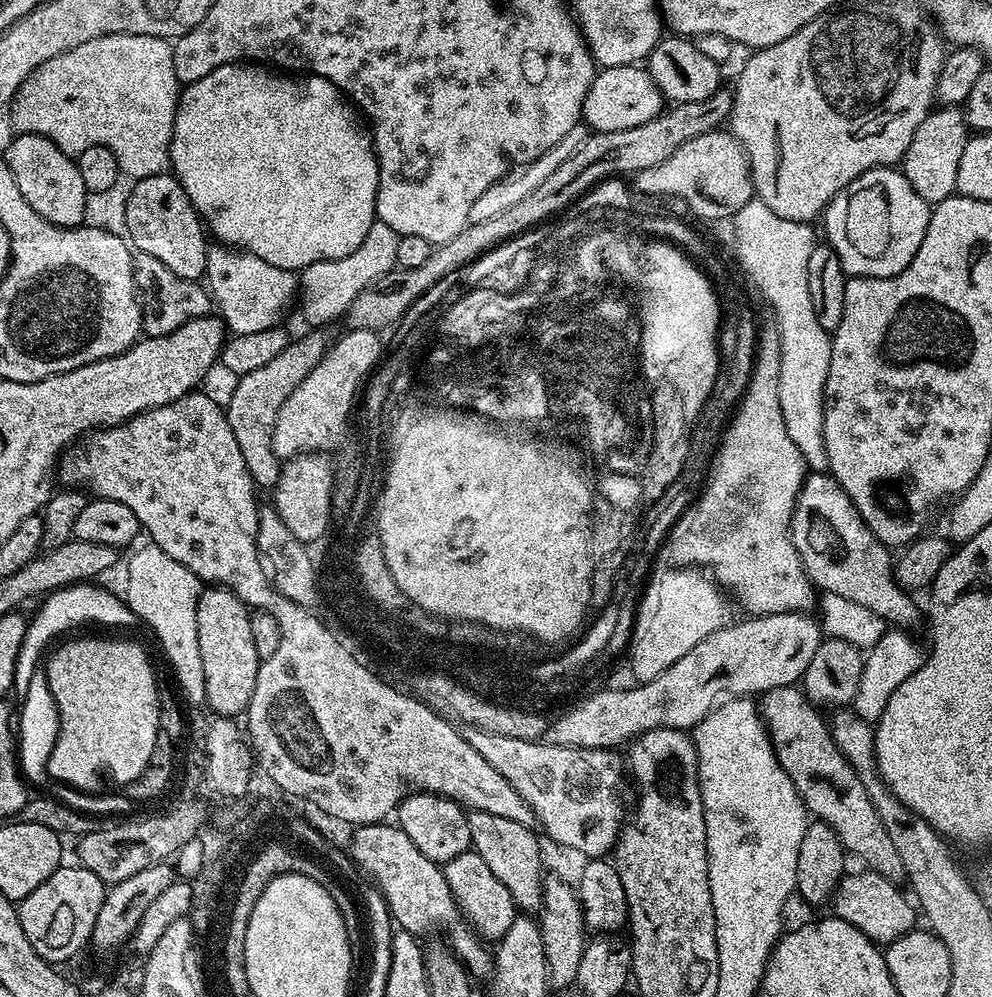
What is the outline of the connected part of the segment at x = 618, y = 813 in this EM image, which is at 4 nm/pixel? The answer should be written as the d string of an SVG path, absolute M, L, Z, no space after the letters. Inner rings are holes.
M463 726L460 728L462 738L466 738L466 742L470 742L470 746L474 746L474 750L478 750L478 754L482 754L482 758L486 758L486 762L490 762L490 766L494 766L494 770L498 770L498 774L502 774L502 778L506 778L506 782L510 782L510 786L514 786L514 790L518 790L518 794L522 794L522 798L530 806L533 817L544 827L543 835L547 837L553 844L560 846L570 846L577 850L582 850L590 858L604 858L615 849L616 841L620 839L620 829L626 820L626 812L619 808L618 805L612 804L612 800L620 800L624 796L624 776L626 780L626 772L622 767L622 760L616 757L615 751L607 748L567 748L566 746L558 746L557 744L549 744L547 742L537 742L534 740L523 740L522 738L506 738L502 734L486 734L486 730L474 730L474 726Z

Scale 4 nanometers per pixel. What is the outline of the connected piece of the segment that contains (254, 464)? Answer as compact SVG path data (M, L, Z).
M308 330L305 336L293 339L271 362L266 366L258 366L258 370L250 370L250 374L239 377L235 381L232 393L226 400L226 411L230 430L234 430L234 439L242 450L242 458L246 458L246 470L250 470L252 483L260 490L271 490L275 488L280 477L280 461L274 454L272 435L278 426L282 402L290 398L294 386L322 362L322 358L328 353L330 339L324 330Z

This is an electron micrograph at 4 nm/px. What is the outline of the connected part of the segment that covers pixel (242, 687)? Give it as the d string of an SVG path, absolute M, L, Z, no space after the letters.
M208 586L198 598L196 610L198 620L198 651L202 653L202 670L206 674L206 694L204 699L207 707L217 714L236 718L248 707L254 694L254 686L260 669L260 655L254 650L254 638L250 635L250 609L228 588Z

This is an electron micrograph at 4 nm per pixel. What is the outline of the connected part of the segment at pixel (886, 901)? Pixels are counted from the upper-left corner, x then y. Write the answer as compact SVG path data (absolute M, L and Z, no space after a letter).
M871 870L859 871L849 871L836 885L830 901L831 911L840 919L850 922L858 930L862 930L862 934L866 934L866 938L873 940L877 946L893 944L898 938L913 931L917 927L916 916L918 920L918 912L913 901L911 899L908 901L896 889L899 887L893 881L882 878L882 874Z

